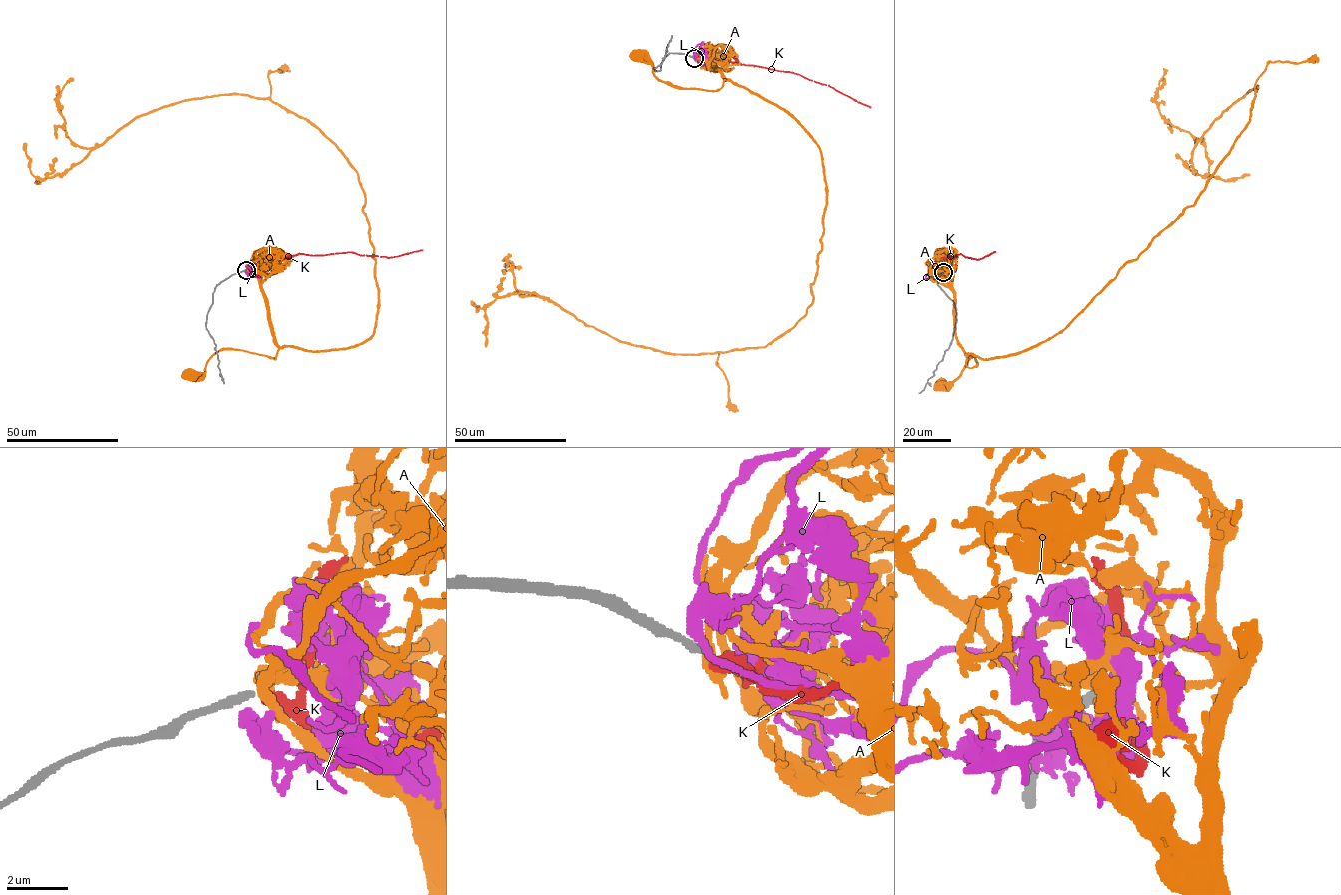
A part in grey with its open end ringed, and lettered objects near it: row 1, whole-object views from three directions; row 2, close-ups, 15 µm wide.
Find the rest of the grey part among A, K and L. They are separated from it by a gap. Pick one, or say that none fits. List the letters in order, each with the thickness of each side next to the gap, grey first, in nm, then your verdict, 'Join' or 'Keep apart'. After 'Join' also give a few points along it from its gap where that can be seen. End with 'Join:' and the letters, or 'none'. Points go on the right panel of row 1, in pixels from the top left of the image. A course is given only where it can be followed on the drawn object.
A: Thickness 200 nm (grey) against 380 nm. Keep apart
K: Thickness 200 nm (grey) against 420 nm. Join
L: Thickness 200 nm (grey) against 320 nm. Keep apart
Join: K

